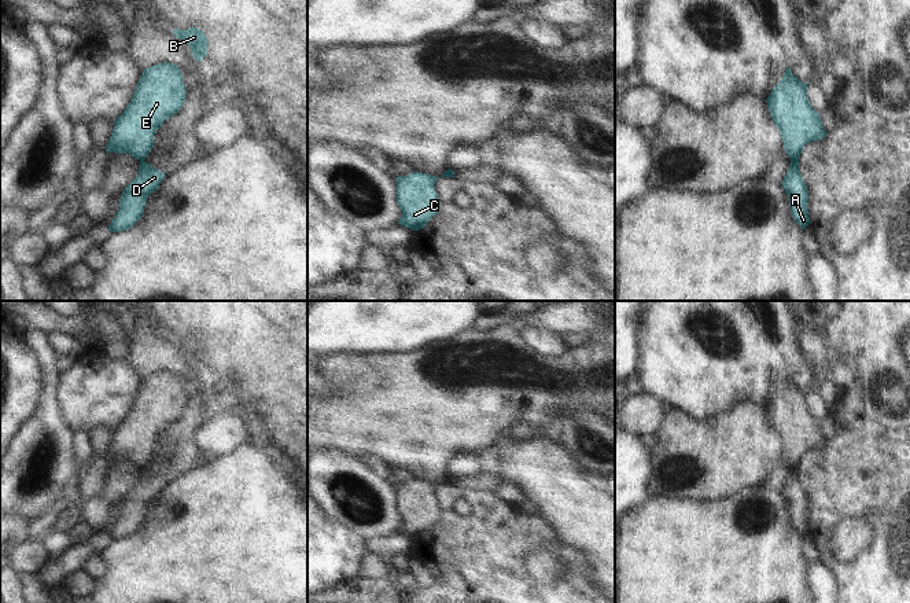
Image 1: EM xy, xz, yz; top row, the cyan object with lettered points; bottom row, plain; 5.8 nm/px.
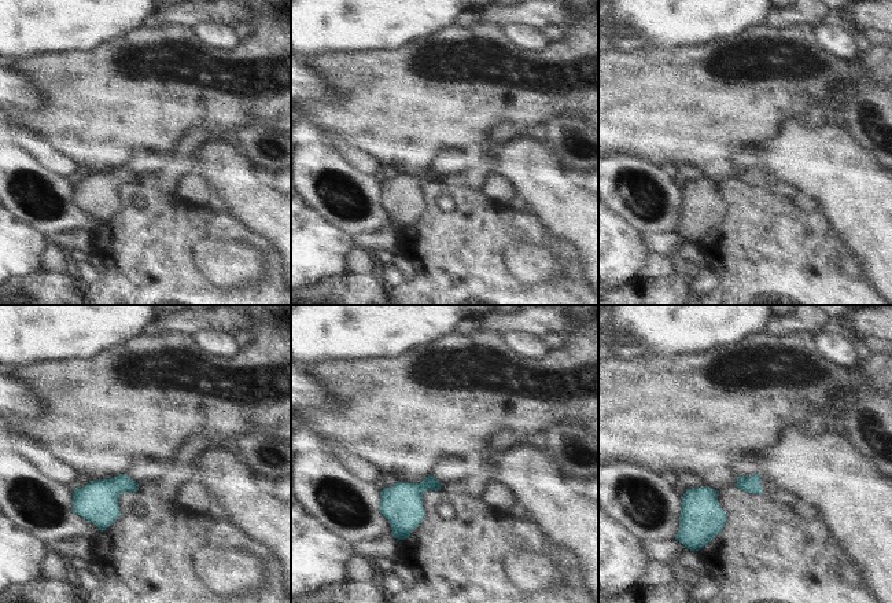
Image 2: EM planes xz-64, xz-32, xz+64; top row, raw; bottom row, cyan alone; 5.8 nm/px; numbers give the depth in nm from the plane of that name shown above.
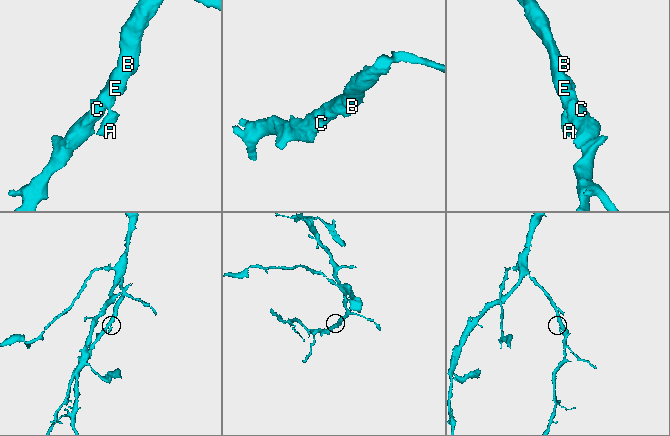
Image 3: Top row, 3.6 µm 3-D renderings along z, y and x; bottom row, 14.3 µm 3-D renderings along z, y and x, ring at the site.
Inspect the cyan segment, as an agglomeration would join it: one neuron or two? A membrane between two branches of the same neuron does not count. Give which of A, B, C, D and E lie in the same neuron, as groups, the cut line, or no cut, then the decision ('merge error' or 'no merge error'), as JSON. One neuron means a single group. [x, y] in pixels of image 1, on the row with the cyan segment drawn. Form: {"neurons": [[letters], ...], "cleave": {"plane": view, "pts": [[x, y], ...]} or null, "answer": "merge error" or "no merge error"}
{"neurons": [["A", "D"], ["B", "C", "E"]], "cleave": {"plane": "yz", "pts": [[791, 160], [798, 161]]}, "answer": "merge error"}

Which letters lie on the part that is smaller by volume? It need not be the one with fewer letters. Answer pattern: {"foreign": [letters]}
{"foreign": ["A", "D"]}

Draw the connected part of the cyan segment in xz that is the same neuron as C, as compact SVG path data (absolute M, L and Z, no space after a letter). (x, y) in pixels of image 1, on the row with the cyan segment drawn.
M412 172L397 177L397 203L402 212L398 223L419 231L438 213L441 202L435 192L439 176Z

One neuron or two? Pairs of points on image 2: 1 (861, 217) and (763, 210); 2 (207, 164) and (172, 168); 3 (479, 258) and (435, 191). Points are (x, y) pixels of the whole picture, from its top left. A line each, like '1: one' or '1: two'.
1: two
2: two
3: one

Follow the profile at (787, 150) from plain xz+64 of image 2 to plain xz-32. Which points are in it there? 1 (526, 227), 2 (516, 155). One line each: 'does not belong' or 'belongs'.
1: does not belong
2: belongs

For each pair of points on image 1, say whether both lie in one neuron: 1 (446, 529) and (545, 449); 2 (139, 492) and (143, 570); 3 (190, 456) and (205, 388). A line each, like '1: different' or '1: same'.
1: different
2: different
3: same

